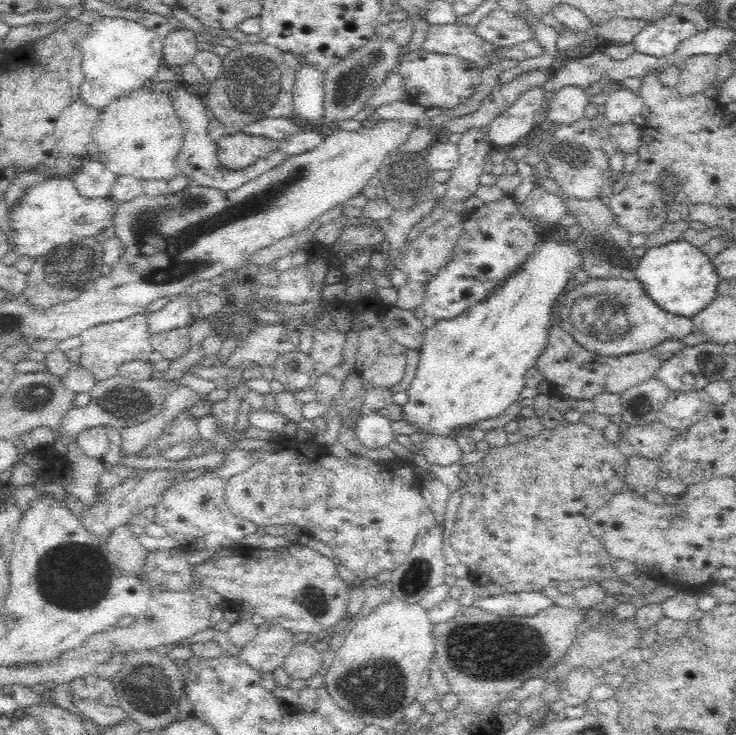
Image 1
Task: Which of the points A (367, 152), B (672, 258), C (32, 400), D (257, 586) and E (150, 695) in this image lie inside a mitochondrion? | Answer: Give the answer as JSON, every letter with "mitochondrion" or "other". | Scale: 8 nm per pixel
{"A":"other","B":"other","C":"mitochondrion","D":"other","E":"mitochondrion"}

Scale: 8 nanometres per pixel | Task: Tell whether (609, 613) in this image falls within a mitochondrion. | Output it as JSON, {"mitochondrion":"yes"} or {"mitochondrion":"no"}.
{"mitochondrion":"no"}

